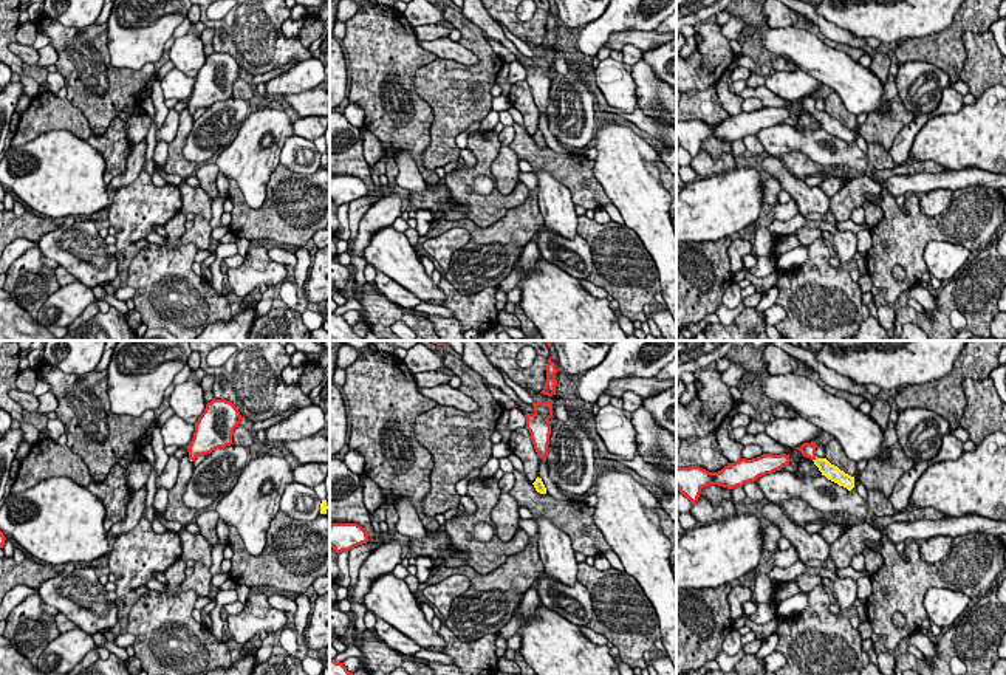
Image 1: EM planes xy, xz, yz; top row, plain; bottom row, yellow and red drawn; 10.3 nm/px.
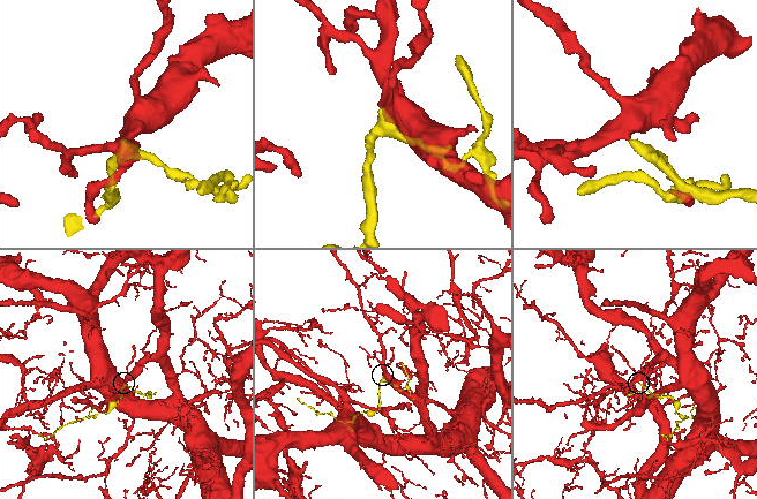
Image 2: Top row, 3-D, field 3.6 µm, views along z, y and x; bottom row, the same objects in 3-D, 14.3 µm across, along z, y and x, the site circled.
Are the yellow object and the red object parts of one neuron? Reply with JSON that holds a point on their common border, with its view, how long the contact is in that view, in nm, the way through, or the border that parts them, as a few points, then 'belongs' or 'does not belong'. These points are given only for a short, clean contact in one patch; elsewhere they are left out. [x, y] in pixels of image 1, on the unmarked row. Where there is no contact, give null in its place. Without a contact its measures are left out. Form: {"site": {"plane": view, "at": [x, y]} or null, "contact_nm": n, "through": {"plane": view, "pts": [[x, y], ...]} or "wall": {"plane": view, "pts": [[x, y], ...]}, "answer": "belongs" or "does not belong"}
{"site": {"plane": "yz", "at": [816, 112]}, "contact_nm": 60, "through": {"plane": "yz", "pts": [[830, 124], [816, 112], [808, 102]]}, "answer": "belongs"}

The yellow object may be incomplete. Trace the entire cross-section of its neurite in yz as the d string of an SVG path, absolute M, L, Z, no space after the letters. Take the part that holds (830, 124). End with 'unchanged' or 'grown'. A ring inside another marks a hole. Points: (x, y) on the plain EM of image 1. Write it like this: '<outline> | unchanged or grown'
M811 94L811 96L803 96L800 101L796 102L800 104L803 110L813 113L814 118L822 125L822 128L837 136L839 139L843 139L848 144L851 144L854 141L854 130L845 127L837 119L831 118L826 111L817 111L816 101L817 101L816 94Z | grown

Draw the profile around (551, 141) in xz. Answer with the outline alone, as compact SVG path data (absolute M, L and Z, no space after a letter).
M542 111L539 113L539 130L542 132L545 141L546 141L546 146L557 152L557 153L563 153L566 155L568 150L565 150L559 142L557 139L554 138L554 135L551 133L549 127L548 127L548 119L546 119L546 115L543 115Z

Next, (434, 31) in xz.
M438 23L423 25L423 31L416 33L418 40L436 40L443 37L449 37L450 29L441 26Z

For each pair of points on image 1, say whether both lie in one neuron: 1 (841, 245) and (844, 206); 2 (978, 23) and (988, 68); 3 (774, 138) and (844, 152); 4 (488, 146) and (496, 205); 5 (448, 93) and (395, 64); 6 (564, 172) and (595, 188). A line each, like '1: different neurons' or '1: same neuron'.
1: different neurons
2: different neurons
3: same neuron
4: same neuron
5: different neurons
6: same neuron

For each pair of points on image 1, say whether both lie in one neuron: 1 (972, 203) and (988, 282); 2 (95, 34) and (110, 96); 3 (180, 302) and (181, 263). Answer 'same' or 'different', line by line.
1: different
2: same
3: same

